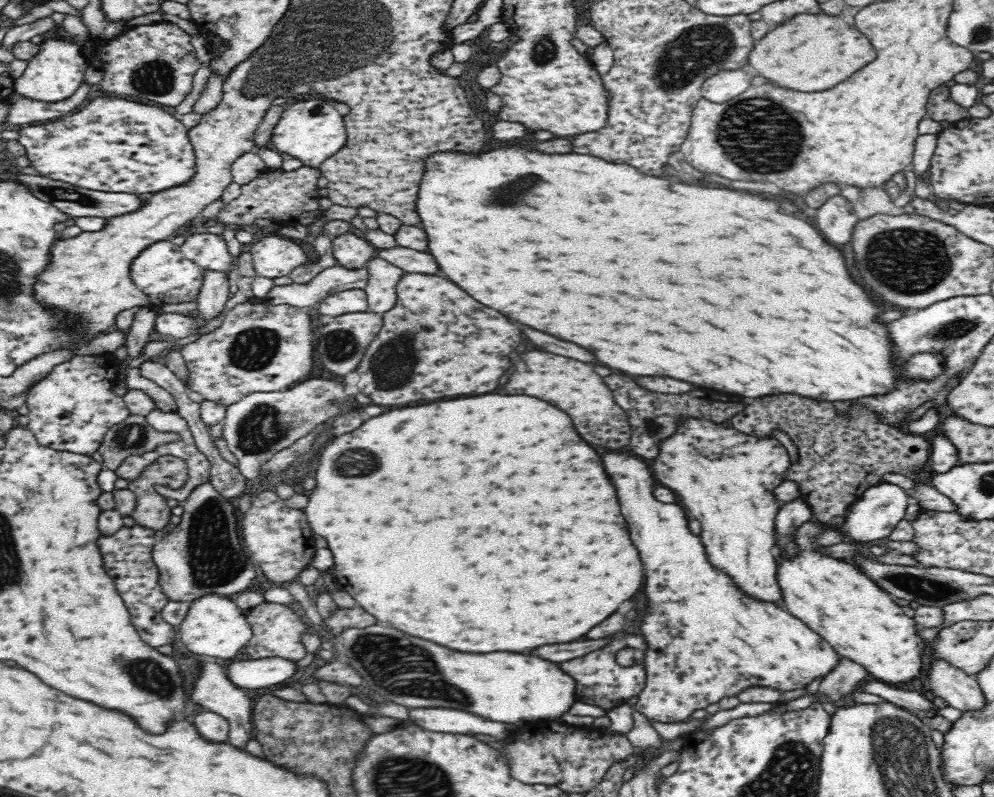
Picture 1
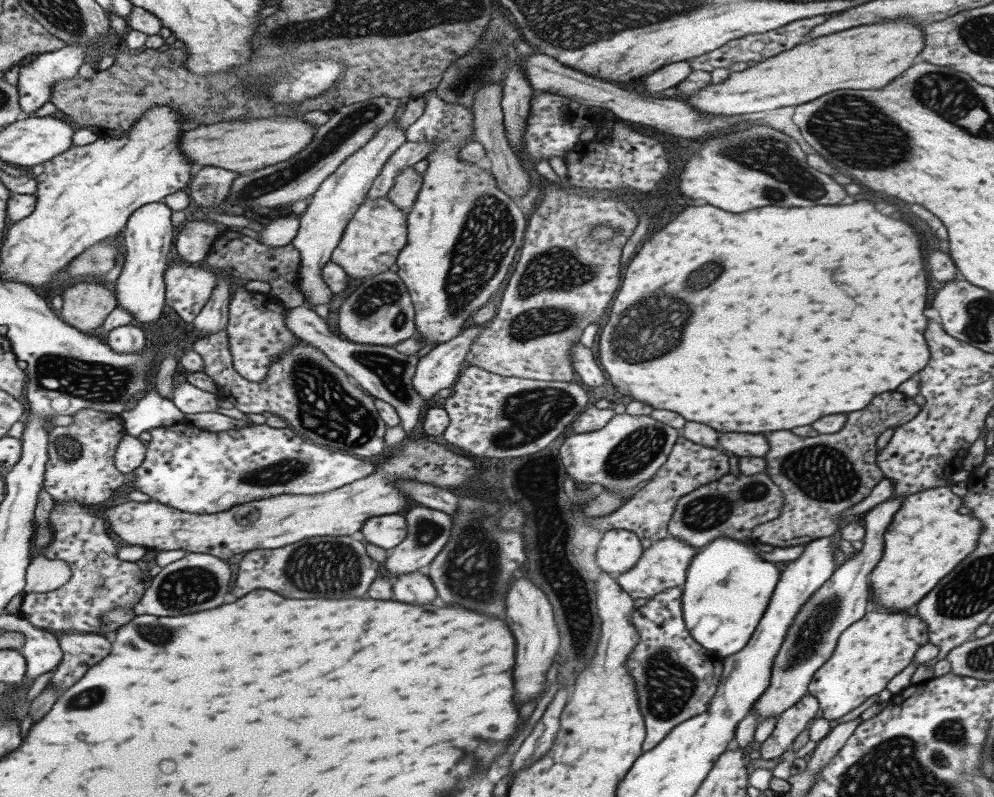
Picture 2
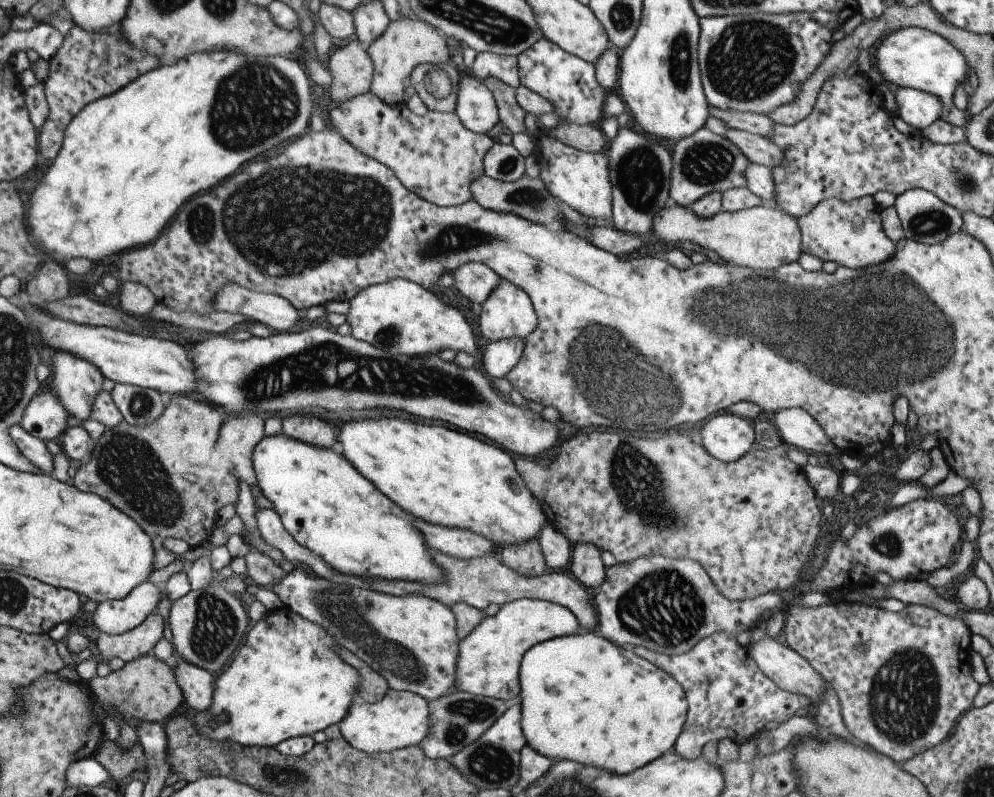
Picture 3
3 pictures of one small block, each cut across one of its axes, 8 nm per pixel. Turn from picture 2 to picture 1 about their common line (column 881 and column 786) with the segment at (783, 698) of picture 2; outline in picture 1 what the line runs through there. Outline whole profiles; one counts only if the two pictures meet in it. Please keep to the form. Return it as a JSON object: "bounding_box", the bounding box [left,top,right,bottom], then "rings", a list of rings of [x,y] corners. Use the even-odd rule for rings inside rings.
{"bounding_box":[775,497,813,558],"rings":[[[801,497],[782,503],[776,515],[775,525],[777,532],[777,546],[780,548],[780,555],[785,558],[798,554],[798,545],[794,543],[796,530],[813,517],[812,509]]]}

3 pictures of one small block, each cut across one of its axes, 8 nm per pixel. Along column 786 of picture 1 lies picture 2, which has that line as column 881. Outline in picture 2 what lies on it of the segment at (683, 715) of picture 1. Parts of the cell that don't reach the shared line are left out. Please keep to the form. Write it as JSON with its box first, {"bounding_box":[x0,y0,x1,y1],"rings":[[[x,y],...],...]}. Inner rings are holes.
{"bounding_box":[808,608,929,724],"rings":[[[871,608],[839,636],[832,656],[814,673],[808,694],[815,696],[822,719],[832,724],[858,708],[867,698],[885,691],[887,684],[913,662],[916,651],[929,643],[928,625],[918,615]]]}

